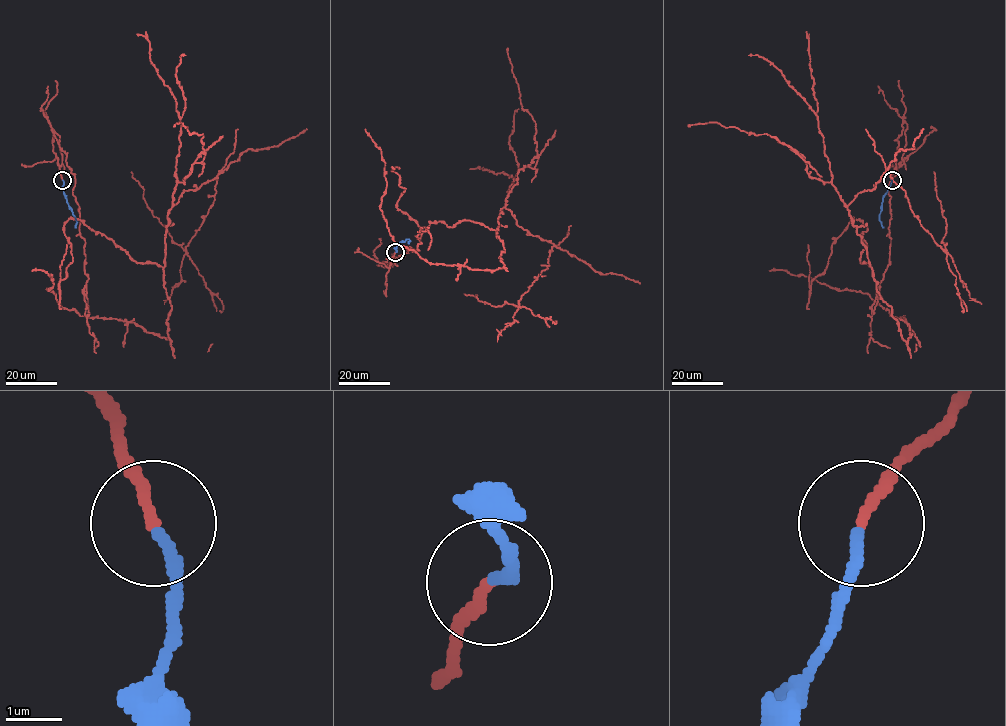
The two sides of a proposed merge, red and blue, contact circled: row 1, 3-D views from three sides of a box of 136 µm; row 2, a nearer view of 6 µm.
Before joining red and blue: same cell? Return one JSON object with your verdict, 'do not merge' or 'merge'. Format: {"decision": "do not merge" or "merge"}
{"decision": "do not merge"}

